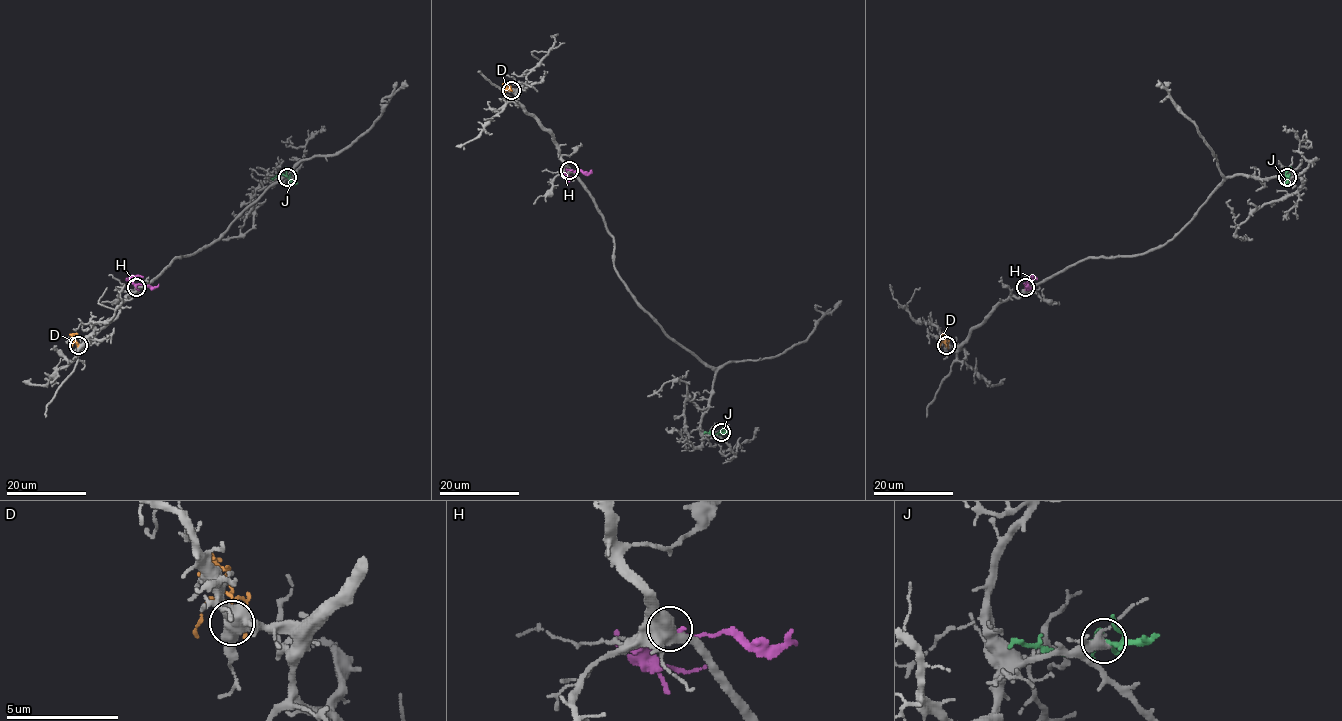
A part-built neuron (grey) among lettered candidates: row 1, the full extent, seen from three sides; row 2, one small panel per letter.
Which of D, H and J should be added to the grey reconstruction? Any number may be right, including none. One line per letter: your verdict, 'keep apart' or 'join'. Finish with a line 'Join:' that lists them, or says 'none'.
D: join
H: keep apart
J: keep apart
Join: D

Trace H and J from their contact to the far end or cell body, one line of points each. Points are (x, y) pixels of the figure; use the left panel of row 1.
H: (136, 287), (138, 284), (152, 287), (159, 284)
J: (287, 176), (277, 174), (270, 178)

